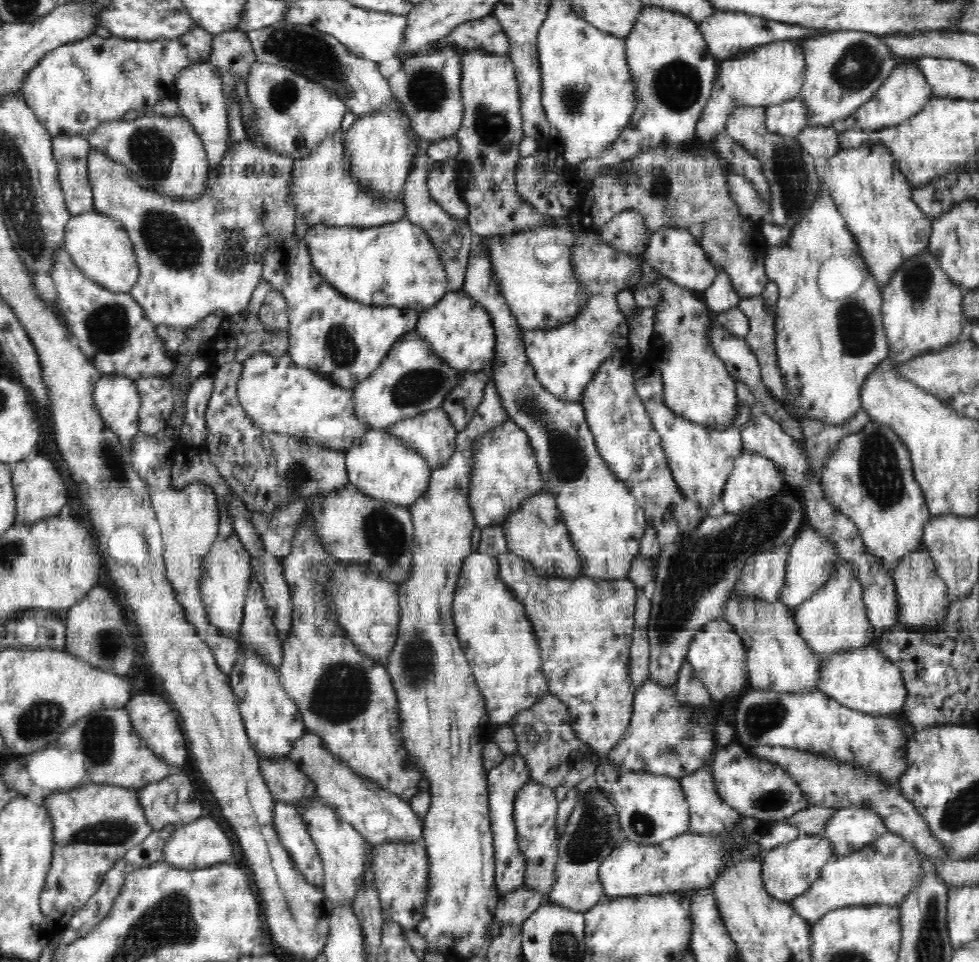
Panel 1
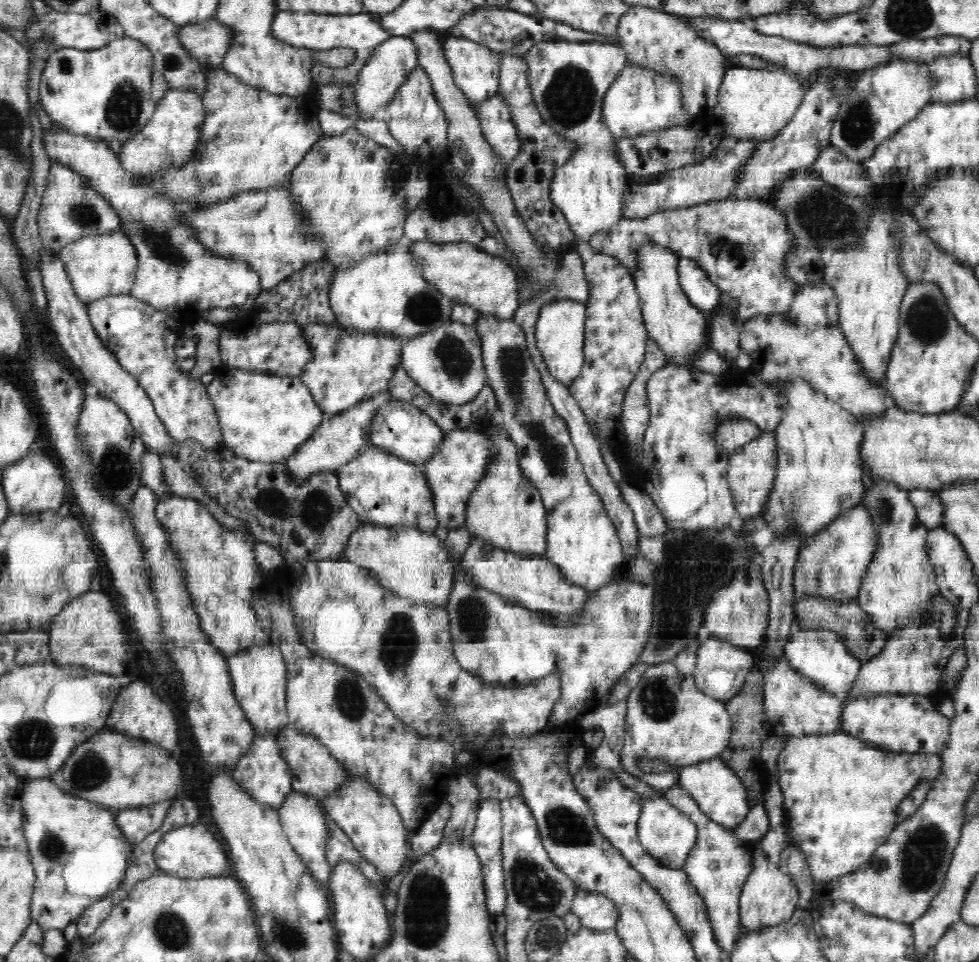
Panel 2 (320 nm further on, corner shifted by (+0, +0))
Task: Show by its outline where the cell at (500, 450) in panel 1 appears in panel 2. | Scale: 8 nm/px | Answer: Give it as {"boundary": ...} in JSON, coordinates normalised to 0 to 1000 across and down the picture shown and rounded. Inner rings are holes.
{"boundary":[[[465,446],[455,450],[451,462],[443,476],[437,477],[435,496],[444,520],[447,545],[458,551],[466,551],[476,545],[476,532],[488,500],[496,493],[501,480],[502,457],[495,448],[486,446]]]}

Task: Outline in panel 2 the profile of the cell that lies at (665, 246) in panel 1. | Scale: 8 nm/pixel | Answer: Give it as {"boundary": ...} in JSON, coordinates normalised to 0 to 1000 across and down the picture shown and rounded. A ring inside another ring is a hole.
{"boundary":[[[695,267],[692,285],[696,301],[711,320],[727,325],[734,318],[736,302],[709,270]]]}

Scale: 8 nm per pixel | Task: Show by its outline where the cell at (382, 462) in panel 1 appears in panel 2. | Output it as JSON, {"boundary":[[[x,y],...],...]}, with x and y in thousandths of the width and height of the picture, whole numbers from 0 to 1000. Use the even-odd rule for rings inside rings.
{"boundary":[[[377,462],[369,471],[343,489],[346,506],[370,544],[406,548],[415,546],[443,554],[447,545],[444,520],[435,496],[433,481],[415,479],[396,471],[387,463]]]}

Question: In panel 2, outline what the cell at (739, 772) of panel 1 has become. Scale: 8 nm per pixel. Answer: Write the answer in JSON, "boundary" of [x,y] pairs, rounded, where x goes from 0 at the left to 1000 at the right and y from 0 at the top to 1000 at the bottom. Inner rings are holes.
{"boundary":[[[734,787],[711,795],[697,796],[694,800],[693,816],[706,824],[719,846],[744,861],[752,862],[767,842],[761,816]]]}

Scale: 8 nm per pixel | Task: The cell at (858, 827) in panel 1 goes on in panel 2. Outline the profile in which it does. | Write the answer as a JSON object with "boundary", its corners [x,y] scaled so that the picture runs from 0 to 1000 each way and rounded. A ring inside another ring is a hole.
{"boundary":[[[861,759],[815,767],[801,765],[798,769],[801,778],[794,784],[794,810],[801,824],[802,858],[807,865],[808,878],[823,889],[830,915],[838,920],[872,906],[889,895],[892,887],[907,874],[915,859],[919,835],[942,809],[952,814],[961,802],[960,785],[895,778]]]}

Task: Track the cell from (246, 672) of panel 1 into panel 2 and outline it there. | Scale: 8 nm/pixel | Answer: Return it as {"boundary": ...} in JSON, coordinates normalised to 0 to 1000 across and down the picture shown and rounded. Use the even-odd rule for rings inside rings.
{"boundary":[[[284,762],[260,763],[257,774],[250,780],[240,799],[240,811],[245,813],[249,822],[255,824],[260,832],[277,837],[282,843],[286,842],[291,828],[299,822],[297,796],[290,789],[286,774]]]}

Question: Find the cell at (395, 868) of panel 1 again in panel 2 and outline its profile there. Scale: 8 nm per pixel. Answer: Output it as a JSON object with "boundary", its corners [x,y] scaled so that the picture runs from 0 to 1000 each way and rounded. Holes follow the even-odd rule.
{"boundary":[[[359,806],[356,814],[339,830],[329,832],[328,838],[353,866],[369,892],[381,898],[388,911],[400,913],[412,903],[417,892],[422,894],[423,886],[417,875],[421,868],[413,861],[410,846],[400,832],[381,821],[377,815]]]}

